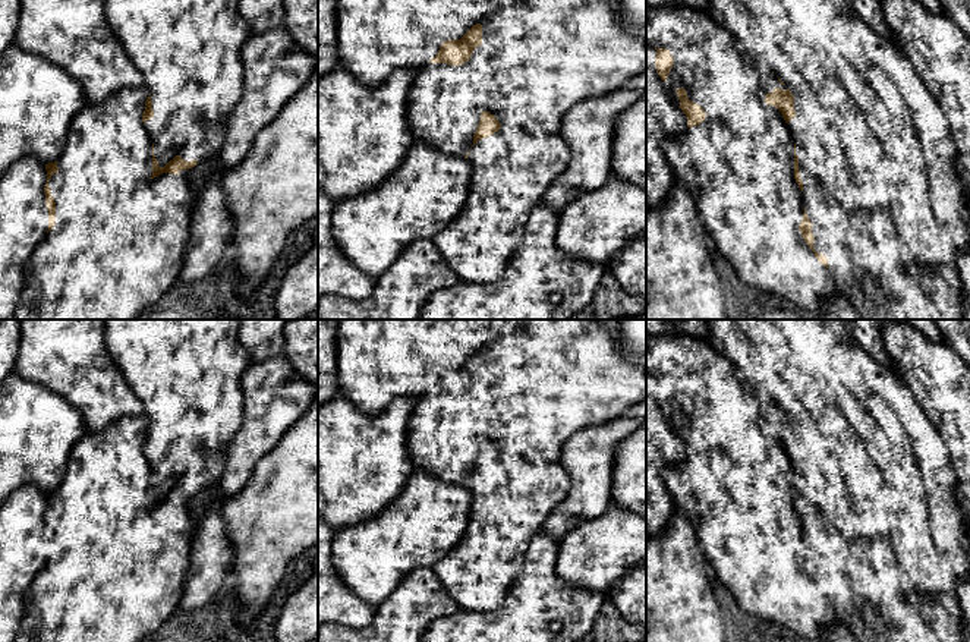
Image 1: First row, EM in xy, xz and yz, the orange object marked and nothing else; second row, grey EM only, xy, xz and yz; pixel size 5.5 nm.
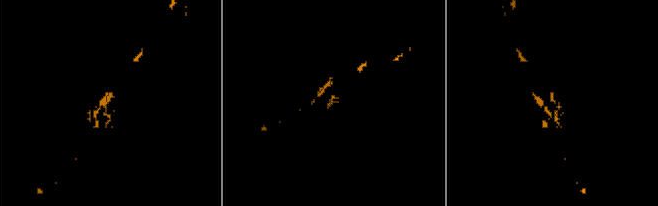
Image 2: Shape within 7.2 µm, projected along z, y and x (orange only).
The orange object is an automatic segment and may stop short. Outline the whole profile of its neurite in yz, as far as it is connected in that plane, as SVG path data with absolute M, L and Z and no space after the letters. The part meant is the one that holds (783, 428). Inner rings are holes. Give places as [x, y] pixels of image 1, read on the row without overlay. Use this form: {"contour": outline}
{"contour": "M689 336L646 339L646 371L656 378L656 400L687 446L687 457L667 468L662 478L675 509L692 523L709 569L746 613L790 630L797 639L823 642L822 630L840 619L826 583L813 576L815 564L803 532L799 485L787 454L796 446L793 421L706 340Z"}

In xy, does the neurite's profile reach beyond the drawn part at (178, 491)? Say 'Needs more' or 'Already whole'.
Needs more

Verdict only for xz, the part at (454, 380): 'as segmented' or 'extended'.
extended

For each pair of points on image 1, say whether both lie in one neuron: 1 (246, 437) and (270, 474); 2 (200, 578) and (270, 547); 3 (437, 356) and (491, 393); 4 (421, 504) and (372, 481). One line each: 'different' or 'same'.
1: different
2: different
3: different
4: different

